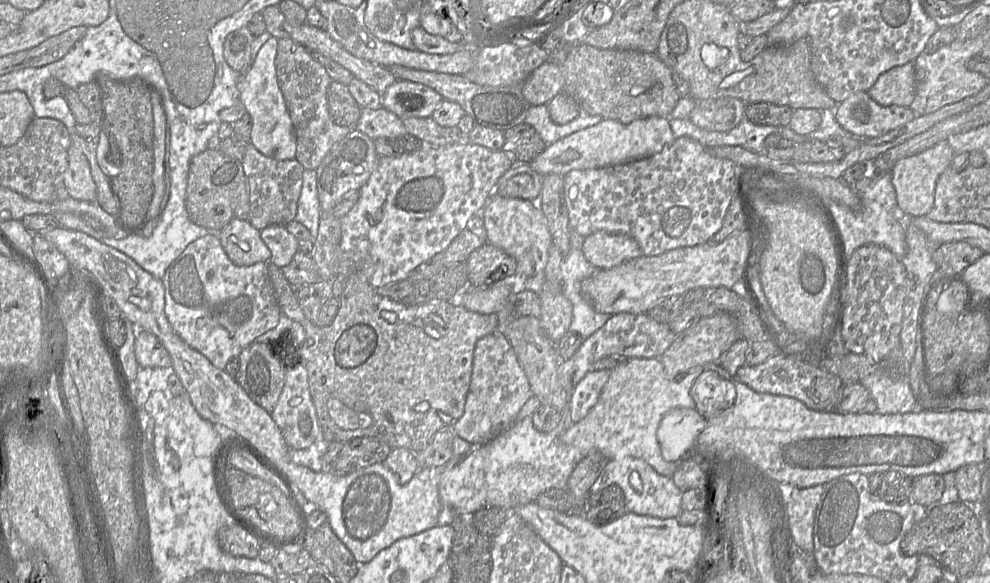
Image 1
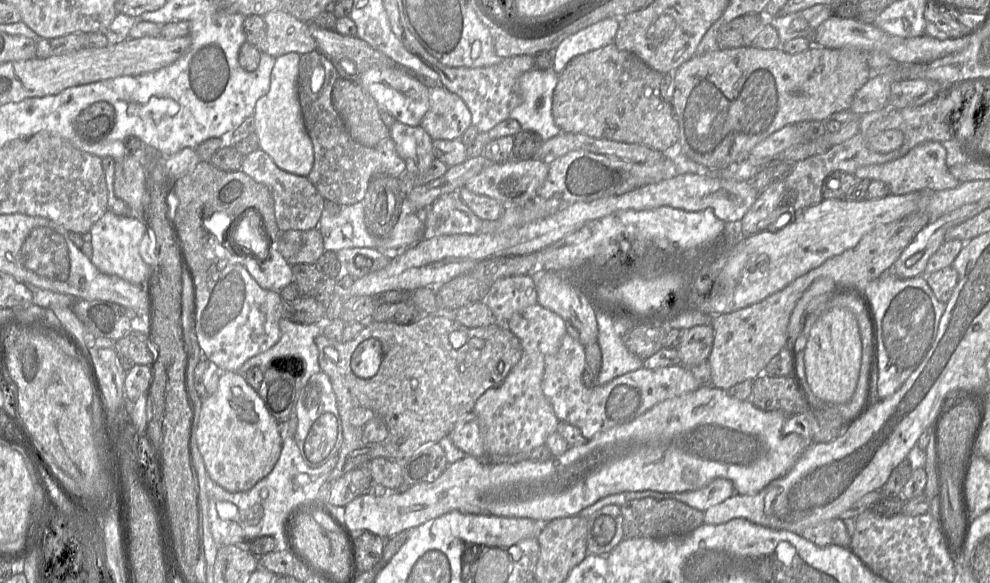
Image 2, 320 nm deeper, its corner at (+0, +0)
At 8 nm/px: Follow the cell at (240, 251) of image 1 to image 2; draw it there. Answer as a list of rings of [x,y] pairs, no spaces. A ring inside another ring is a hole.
[[[272,242],[269,246],[268,254],[266,249],[266,254],[249,256],[242,253],[242,257],[244,257],[243,266],[264,289],[279,293],[293,282],[292,266],[279,252],[276,242]]]

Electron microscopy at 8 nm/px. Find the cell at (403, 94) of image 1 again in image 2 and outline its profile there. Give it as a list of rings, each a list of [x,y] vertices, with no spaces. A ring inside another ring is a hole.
[[[371,67],[359,78],[360,85],[397,121],[419,126],[429,110],[429,87],[402,67]]]

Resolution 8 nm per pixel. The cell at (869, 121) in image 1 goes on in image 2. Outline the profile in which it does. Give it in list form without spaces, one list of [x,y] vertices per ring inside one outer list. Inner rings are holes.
[[[928,141],[915,146],[906,155],[896,160],[861,167],[855,171],[854,175],[860,180],[880,180],[887,183],[893,195],[906,195],[923,189],[954,189],[959,186],[960,182],[949,172],[946,155],[947,151],[942,143]]]

